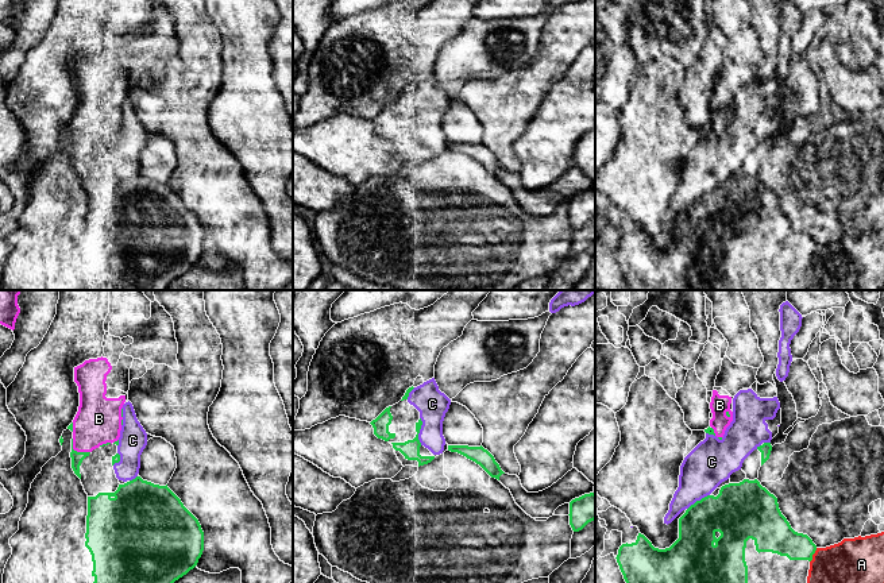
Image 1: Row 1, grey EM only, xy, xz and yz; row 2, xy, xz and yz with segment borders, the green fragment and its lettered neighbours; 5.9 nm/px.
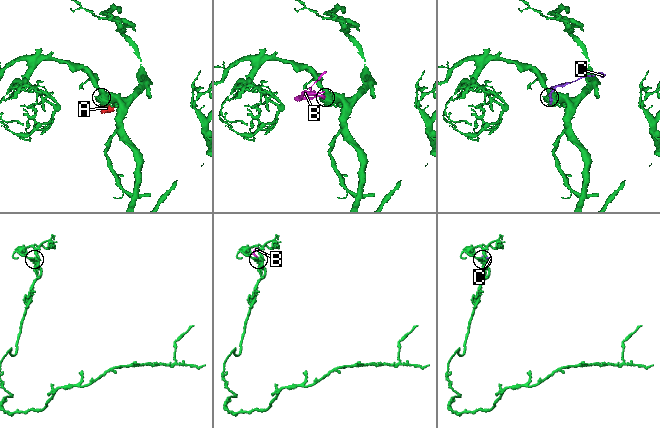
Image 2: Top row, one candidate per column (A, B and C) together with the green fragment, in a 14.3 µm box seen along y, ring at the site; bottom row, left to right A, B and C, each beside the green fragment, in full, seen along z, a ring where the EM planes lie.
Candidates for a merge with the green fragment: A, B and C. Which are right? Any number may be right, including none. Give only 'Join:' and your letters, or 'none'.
Join: none

